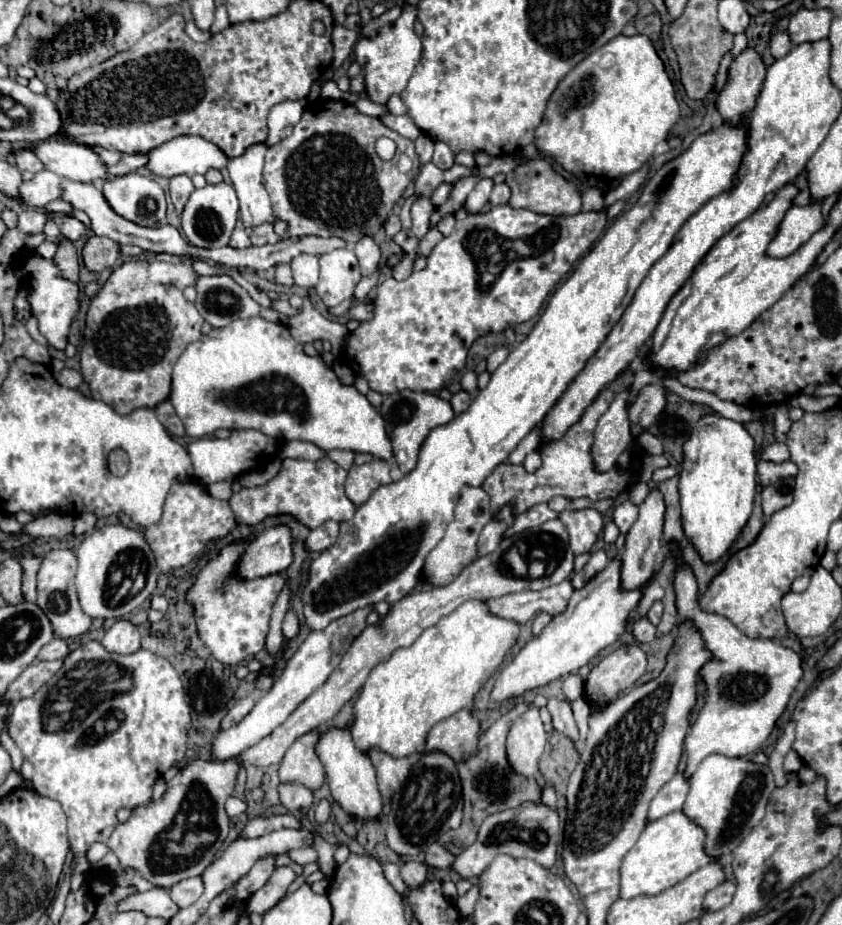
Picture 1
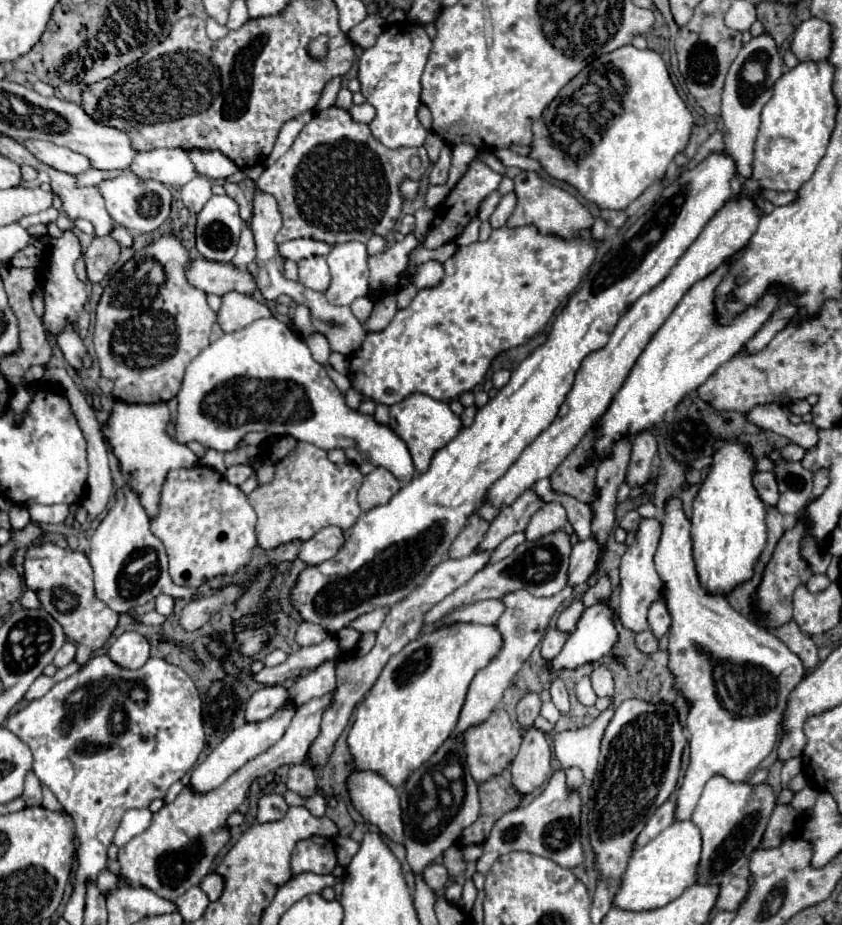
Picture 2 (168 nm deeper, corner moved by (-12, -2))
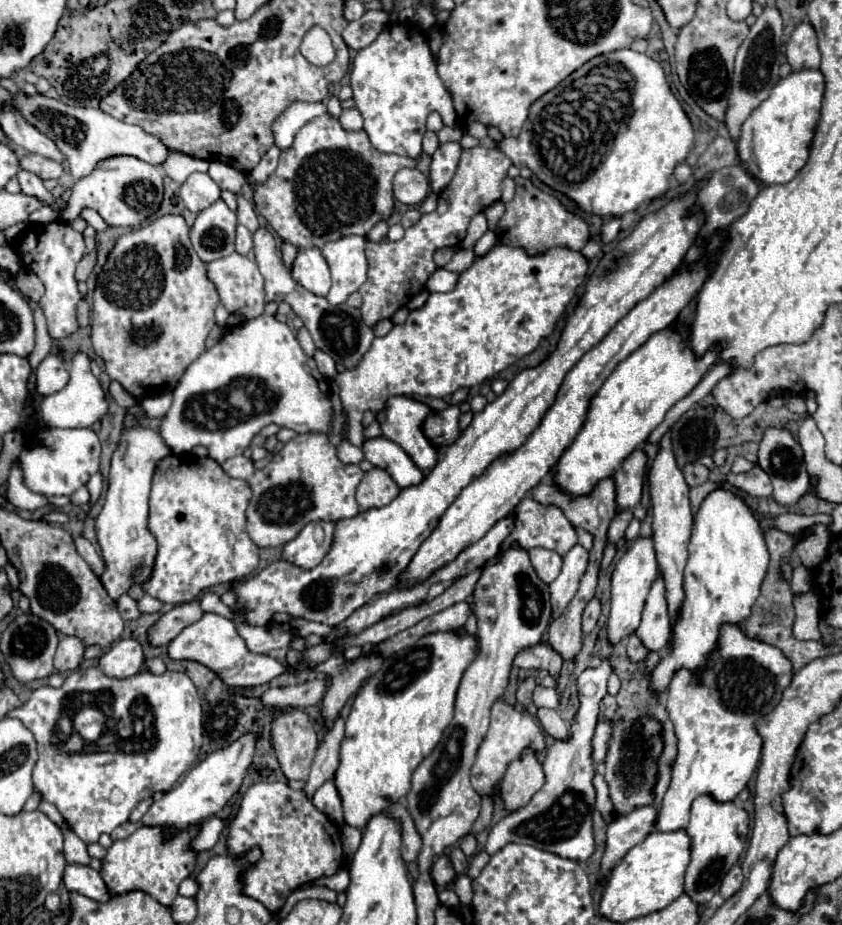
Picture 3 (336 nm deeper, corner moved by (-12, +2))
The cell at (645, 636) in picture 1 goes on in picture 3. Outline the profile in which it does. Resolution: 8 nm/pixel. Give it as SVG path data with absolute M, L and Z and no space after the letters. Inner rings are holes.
M630 635L628 637L628 657L632 659L632 661L642 661L642 659L646 659L646 655L648 655L650 651L642 645L642 641L638 639L638 635Z

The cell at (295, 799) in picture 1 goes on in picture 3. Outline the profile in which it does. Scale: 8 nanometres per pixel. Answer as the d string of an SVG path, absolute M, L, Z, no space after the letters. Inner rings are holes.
M298 709L278 715L272 721L272 745L286 779L306 781L318 749L318 737L308 715Z

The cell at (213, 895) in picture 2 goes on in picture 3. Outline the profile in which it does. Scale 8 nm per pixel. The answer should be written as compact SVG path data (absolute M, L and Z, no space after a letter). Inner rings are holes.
M188 877L188 879L184 879L184 881L182 881L182 885L180 885L180 895L194 897L194 895L198 893L198 889L200 889L198 881L196 881L194 877Z

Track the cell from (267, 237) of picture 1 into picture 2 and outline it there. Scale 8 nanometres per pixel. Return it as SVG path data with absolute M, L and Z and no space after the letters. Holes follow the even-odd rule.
M330 107L326 111L318 111L310 123L294 139L292 147L272 165L266 167L264 173L256 181L256 189L260 193L274 195L278 203L278 211L282 213L282 229L276 235L276 243L284 243L290 239L316 239L328 245L346 243L346 241L362 241L366 243L372 235L386 235L394 229L402 211L402 197L398 193L398 185L404 177L420 179L422 173L430 167L430 159L424 147L416 149L388 149L378 143L368 125L356 123L348 111L338 107ZM418 155L422 165L418 169L410 167L410 157Z

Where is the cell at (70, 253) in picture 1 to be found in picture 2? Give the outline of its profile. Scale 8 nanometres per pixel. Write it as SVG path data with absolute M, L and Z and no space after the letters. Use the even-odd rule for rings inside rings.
M64 231L60 238L50 238L49 240L48 262L50 266L46 271L42 271L42 291L44 291L44 329L52 335L58 335L66 325L76 325L78 313L82 311L88 295L86 295L86 285L76 277L74 263L82 255L81 246L77 236L71 231Z

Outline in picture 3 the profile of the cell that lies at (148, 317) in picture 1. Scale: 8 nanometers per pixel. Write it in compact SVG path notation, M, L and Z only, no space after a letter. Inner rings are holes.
M162 215L138 231L122 235L96 279L92 347L104 361L110 379L118 381L136 399L172 393L184 369L206 351L206 337L214 327L214 309L220 297L206 277L206 263L196 255L188 233L182 217Z

